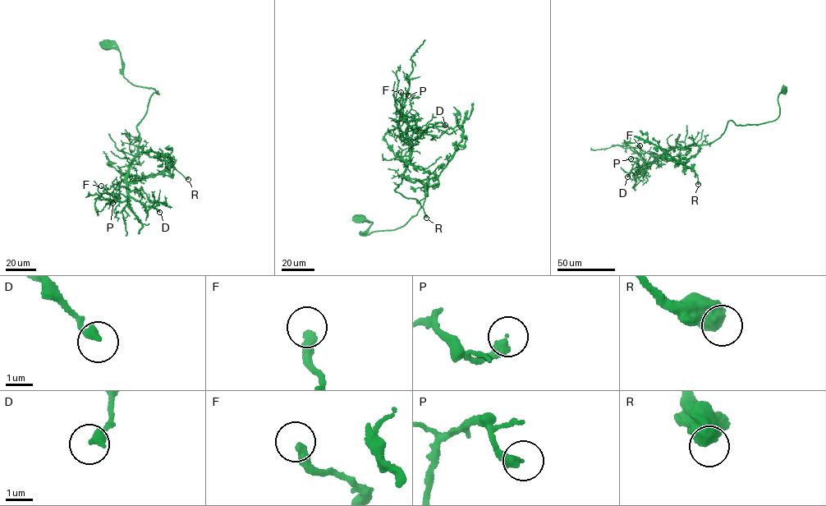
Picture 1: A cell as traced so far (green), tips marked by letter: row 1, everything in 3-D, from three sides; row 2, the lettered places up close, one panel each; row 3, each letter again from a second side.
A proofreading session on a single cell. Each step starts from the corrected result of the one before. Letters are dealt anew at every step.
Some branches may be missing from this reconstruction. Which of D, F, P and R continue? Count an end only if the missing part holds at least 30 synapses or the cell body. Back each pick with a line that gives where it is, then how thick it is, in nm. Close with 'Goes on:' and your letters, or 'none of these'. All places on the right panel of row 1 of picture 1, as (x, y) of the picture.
Goes on: none of these

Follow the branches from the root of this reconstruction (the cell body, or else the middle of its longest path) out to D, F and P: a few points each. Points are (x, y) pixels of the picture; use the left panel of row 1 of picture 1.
D: (107, 43), (129, 81), (158, 94), (137, 126), (126, 177), (159, 212)
F: (107, 43), (120, 52), (129, 81), (158, 94), (137, 126), (140, 140), (125, 177), (101, 186)
P: (107, 43), (120, 52), (129, 81), (158, 94), (136, 126), (127, 198), (112, 203)

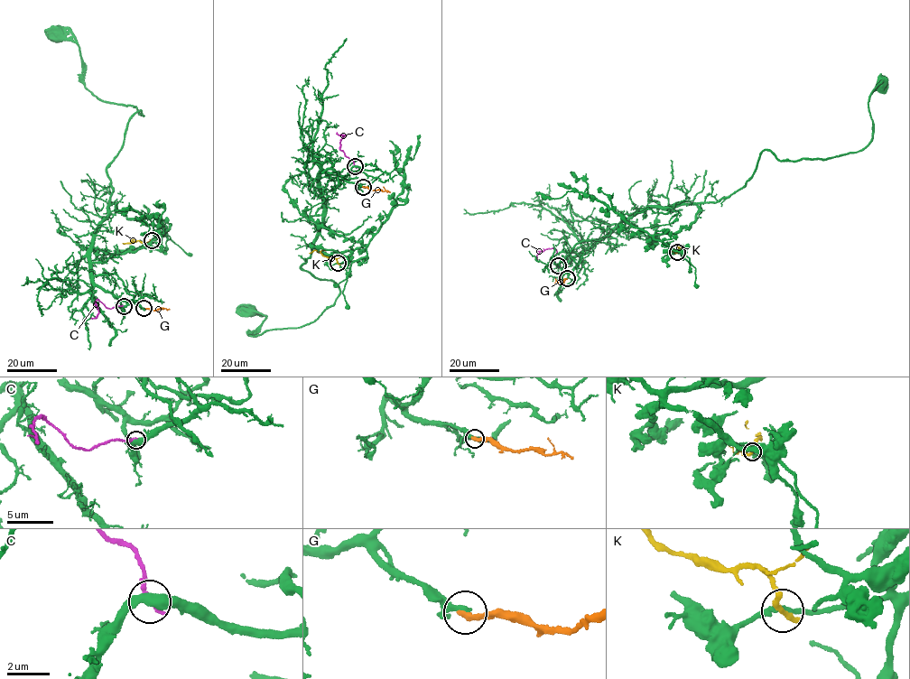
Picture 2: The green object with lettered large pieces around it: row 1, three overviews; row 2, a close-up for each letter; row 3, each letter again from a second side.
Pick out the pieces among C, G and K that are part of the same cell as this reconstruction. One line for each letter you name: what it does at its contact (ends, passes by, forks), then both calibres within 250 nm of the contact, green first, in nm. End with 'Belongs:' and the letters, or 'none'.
G: It ends there. Thickness 200 nm (green) against 320 nm
Belongs: G

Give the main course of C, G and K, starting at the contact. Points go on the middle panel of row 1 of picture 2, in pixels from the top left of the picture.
C: (355, 166), (340, 150), (341, 139), (346, 135), (337, 132)
G: (363, 187), (390, 192)
K: (338, 263), (334, 258), (315, 250), (309, 253)

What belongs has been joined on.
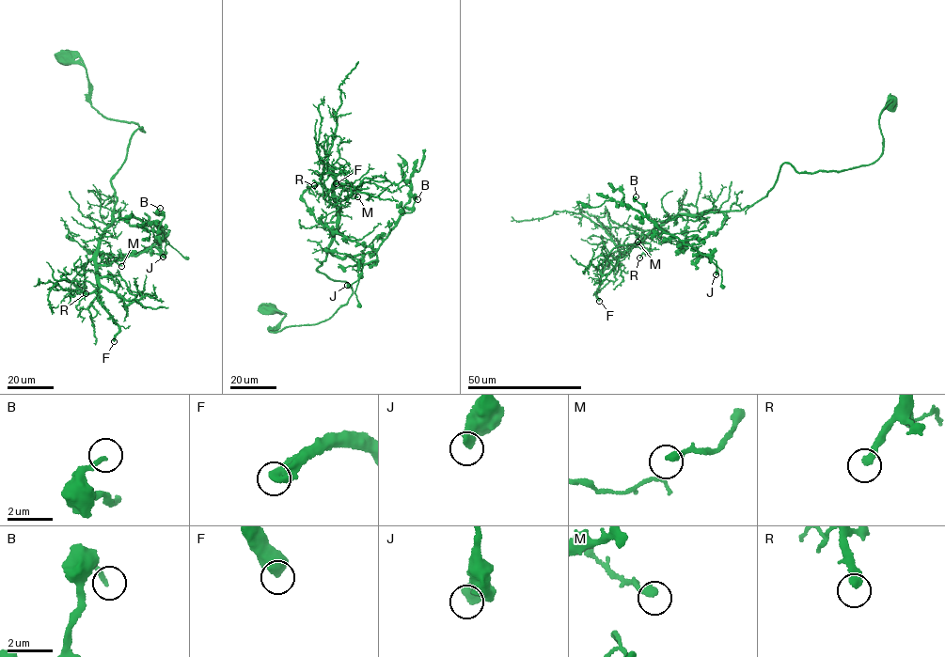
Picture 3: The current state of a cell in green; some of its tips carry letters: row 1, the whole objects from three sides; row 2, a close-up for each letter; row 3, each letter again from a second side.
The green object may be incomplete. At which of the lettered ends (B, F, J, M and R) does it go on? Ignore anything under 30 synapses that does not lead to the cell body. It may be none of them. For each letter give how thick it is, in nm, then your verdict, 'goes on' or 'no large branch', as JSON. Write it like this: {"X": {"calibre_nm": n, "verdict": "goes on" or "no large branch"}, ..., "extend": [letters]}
{"B": {"calibre_nm": 190, "verdict": "no large branch"}, "F": {"calibre_nm": 550, "verdict": "goes on"}, "J": {"calibre_nm": 500, "verdict": "no large branch"}, "M": {"calibre_nm": 360, "verdict": "no large branch"}, "R": {"calibre_nm": 320, "verdict": "goes on"}, "extend": ["F", "R"]}

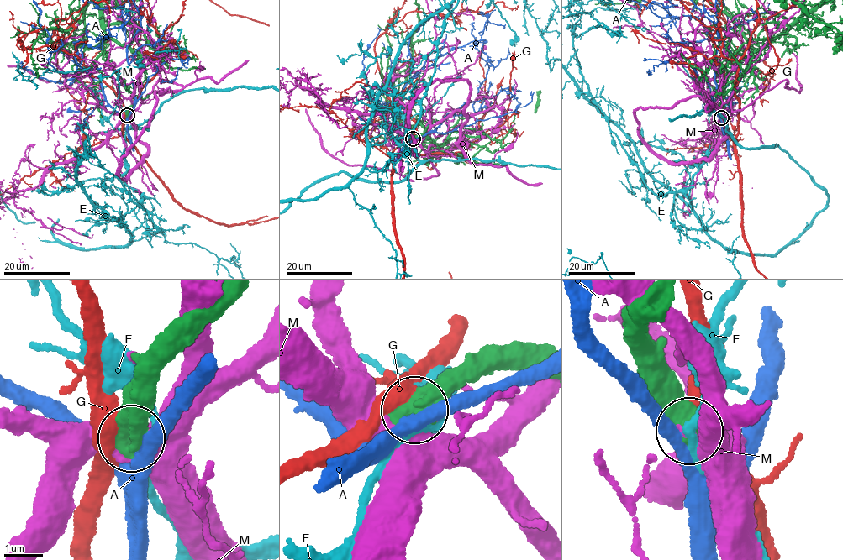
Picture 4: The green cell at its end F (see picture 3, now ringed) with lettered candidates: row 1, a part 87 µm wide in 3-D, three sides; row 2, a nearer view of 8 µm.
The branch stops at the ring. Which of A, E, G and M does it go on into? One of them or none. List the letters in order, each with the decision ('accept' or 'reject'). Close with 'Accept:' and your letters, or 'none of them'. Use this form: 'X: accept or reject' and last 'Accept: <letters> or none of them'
A: reject
E: reject
G: reject
M: reject
Accept: none of them

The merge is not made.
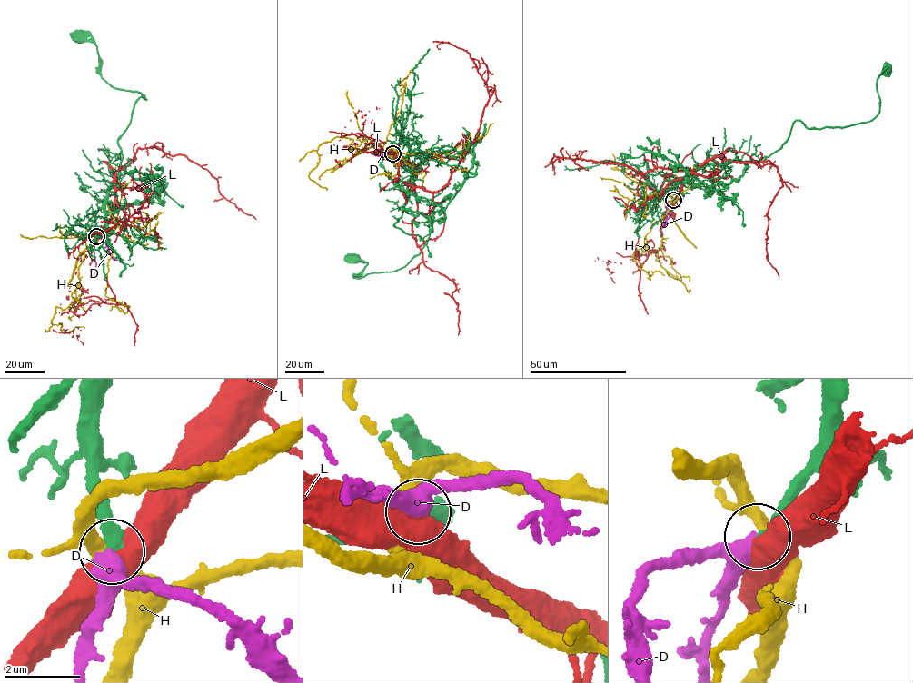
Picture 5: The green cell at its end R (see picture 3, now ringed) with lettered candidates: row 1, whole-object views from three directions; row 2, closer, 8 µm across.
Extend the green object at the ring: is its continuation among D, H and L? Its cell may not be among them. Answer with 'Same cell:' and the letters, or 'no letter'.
Same cell: D

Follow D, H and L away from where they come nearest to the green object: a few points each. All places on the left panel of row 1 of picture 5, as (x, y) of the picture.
D: (95, 236), (95, 268), (92, 276)
H: (95, 236), (79, 267), (73, 305), (56, 306), (51, 322), (61, 324), (64, 332), (84, 327)
L: (96, 236), (115, 202), (112, 169), (125, 187), (147, 183), (148, 202), (77, 246), (78, 259)

